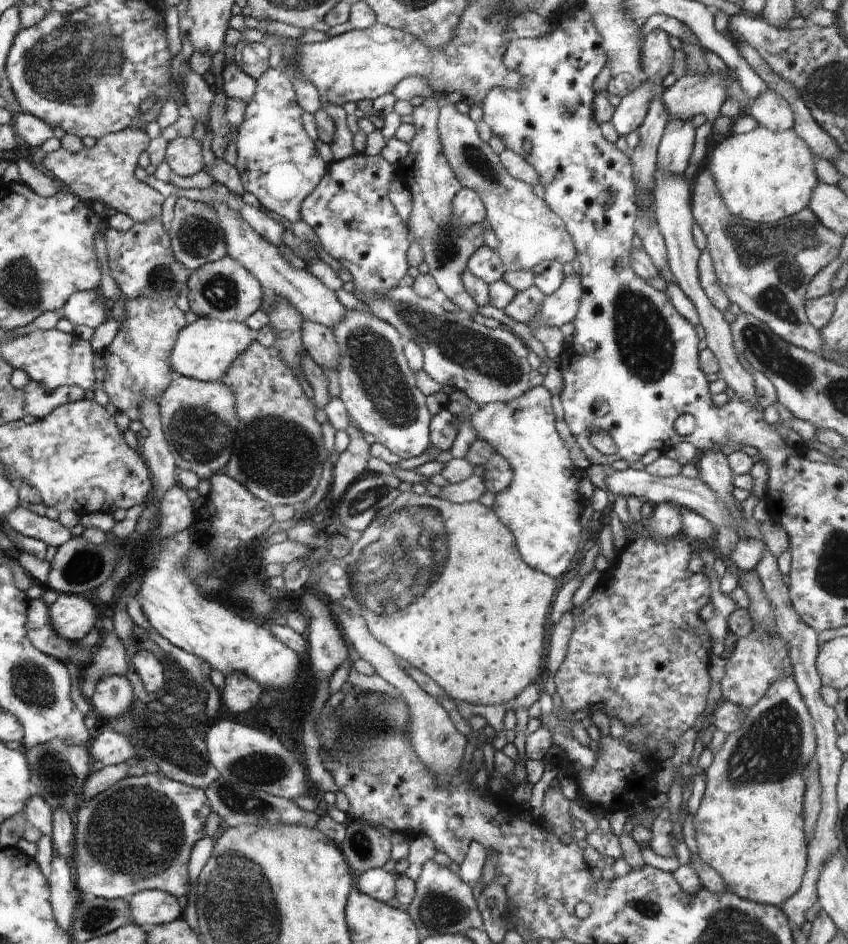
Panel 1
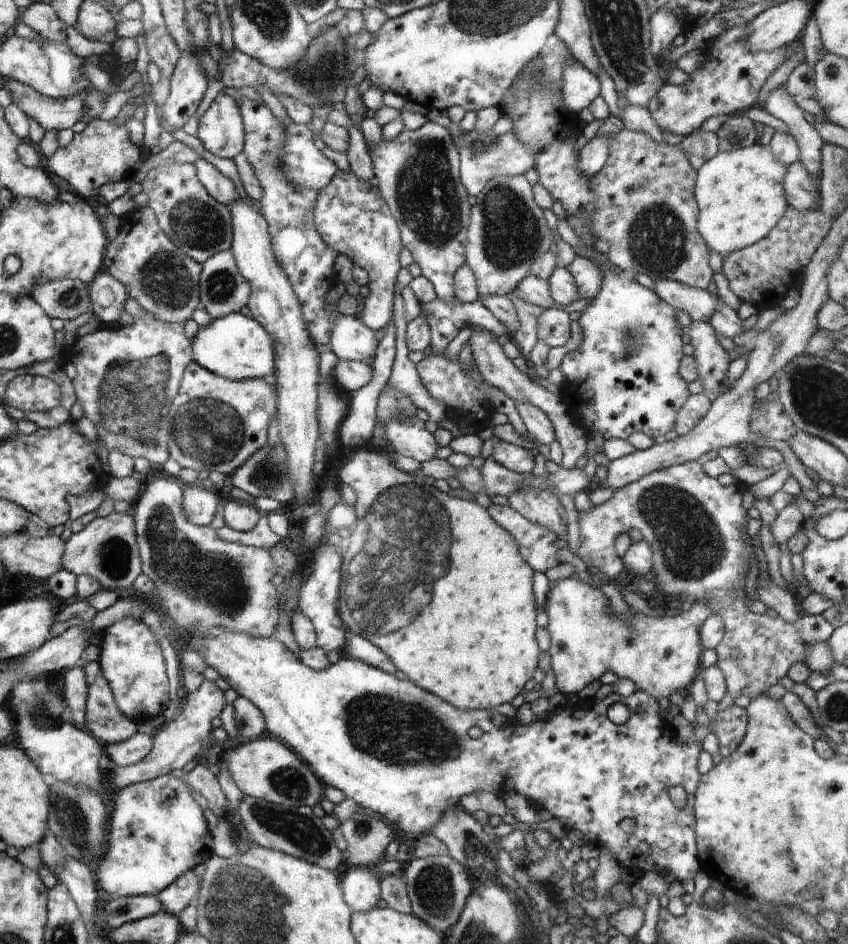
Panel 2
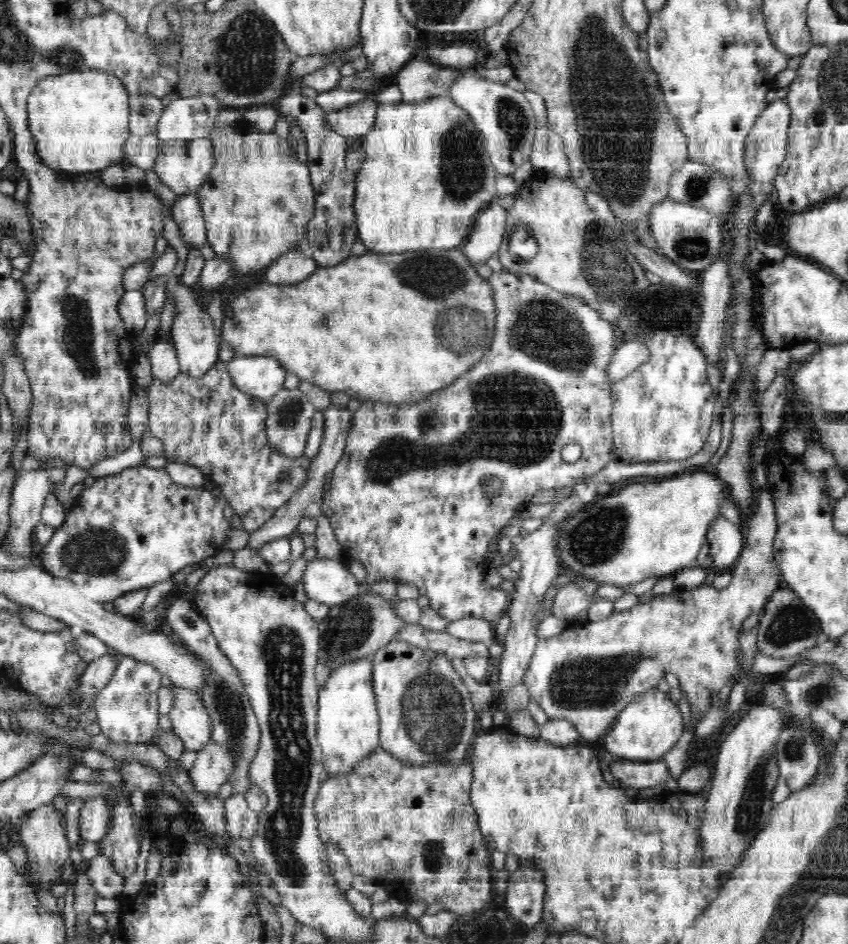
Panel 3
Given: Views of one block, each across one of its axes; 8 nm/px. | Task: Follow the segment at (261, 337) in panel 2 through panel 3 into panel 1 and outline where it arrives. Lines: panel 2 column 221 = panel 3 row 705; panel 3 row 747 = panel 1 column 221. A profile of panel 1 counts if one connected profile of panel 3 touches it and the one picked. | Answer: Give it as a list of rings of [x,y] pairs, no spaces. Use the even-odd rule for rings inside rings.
[[[198,317],[187,324],[176,336],[170,354],[170,368],[176,374],[201,381],[218,381],[226,374],[230,364],[252,345],[255,332],[245,324]]]

